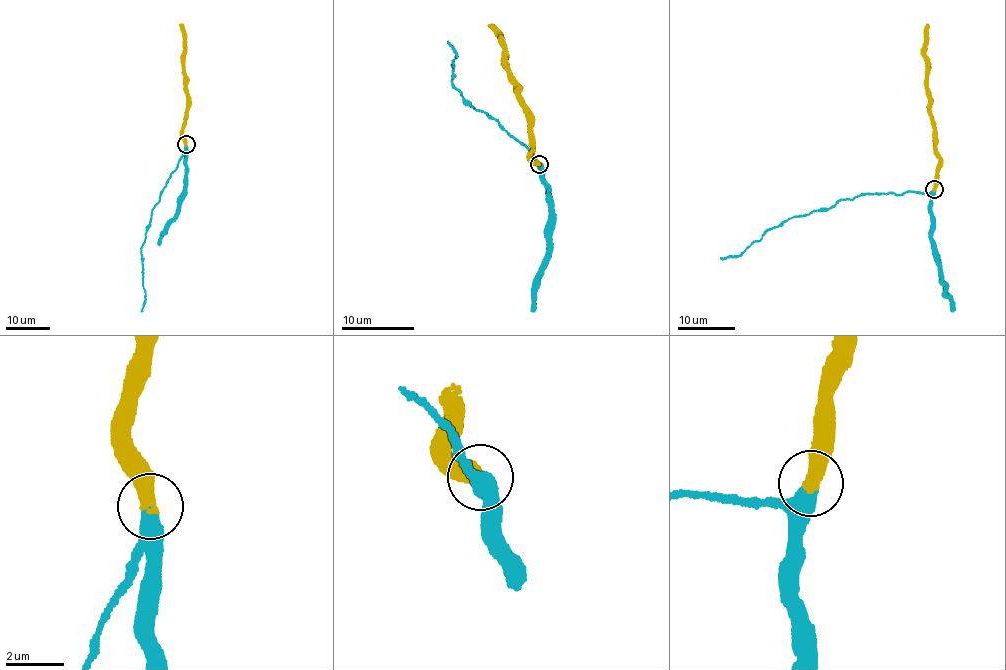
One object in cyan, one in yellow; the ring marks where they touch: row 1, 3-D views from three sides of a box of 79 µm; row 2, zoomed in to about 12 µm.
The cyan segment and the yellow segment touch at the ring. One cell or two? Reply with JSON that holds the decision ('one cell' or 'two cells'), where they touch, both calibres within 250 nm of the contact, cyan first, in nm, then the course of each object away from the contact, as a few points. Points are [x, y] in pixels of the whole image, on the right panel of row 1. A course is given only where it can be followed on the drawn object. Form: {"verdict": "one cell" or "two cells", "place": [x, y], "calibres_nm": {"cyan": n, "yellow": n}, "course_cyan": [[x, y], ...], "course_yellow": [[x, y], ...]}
{"verdict": "two cells", "place": [934, 189], "calibres_nm": {"cyan": 550, "yellow": 550}, "course_cyan": [[933, 189], [919, 193], [868, 193], [840, 200], [830, 208], [769, 228], [739, 254], [720, 258]], "course_yellow": [[934, 189], [938, 151], [930, 109], [927, 23]]}

